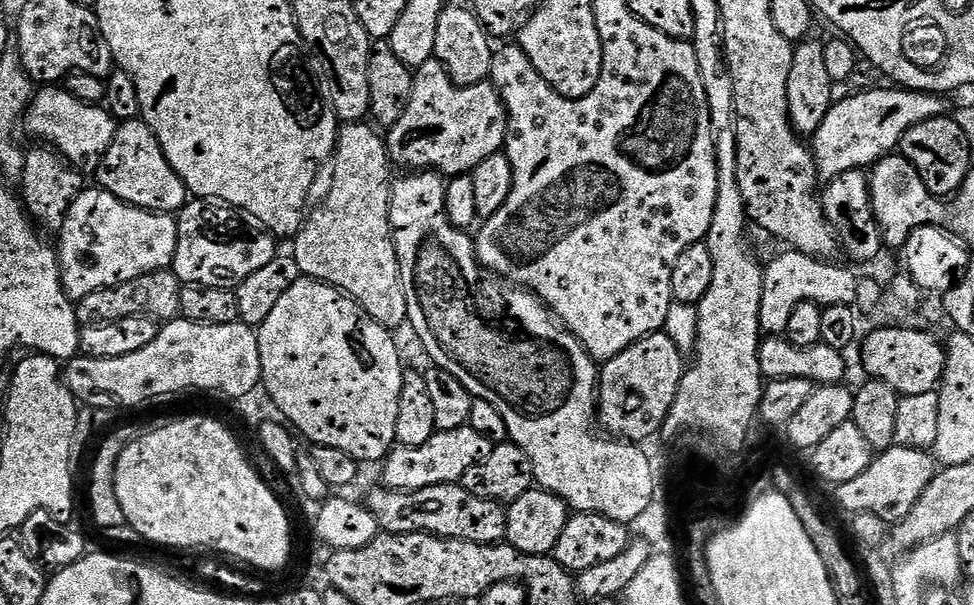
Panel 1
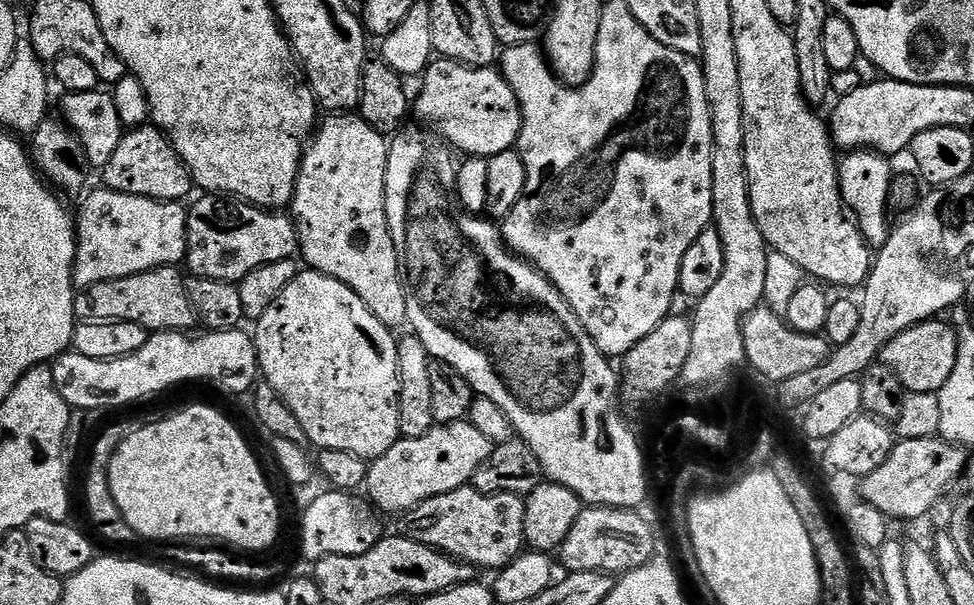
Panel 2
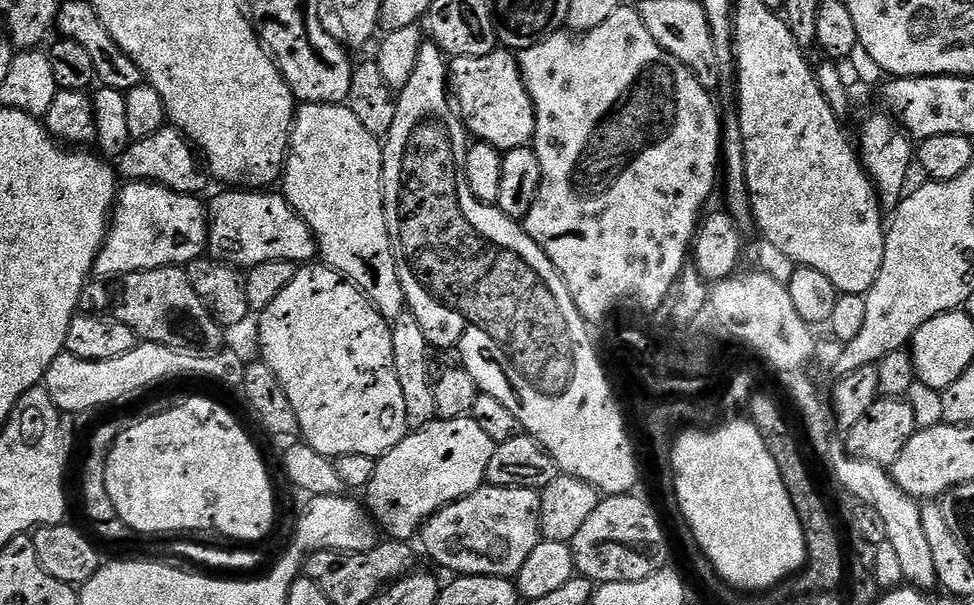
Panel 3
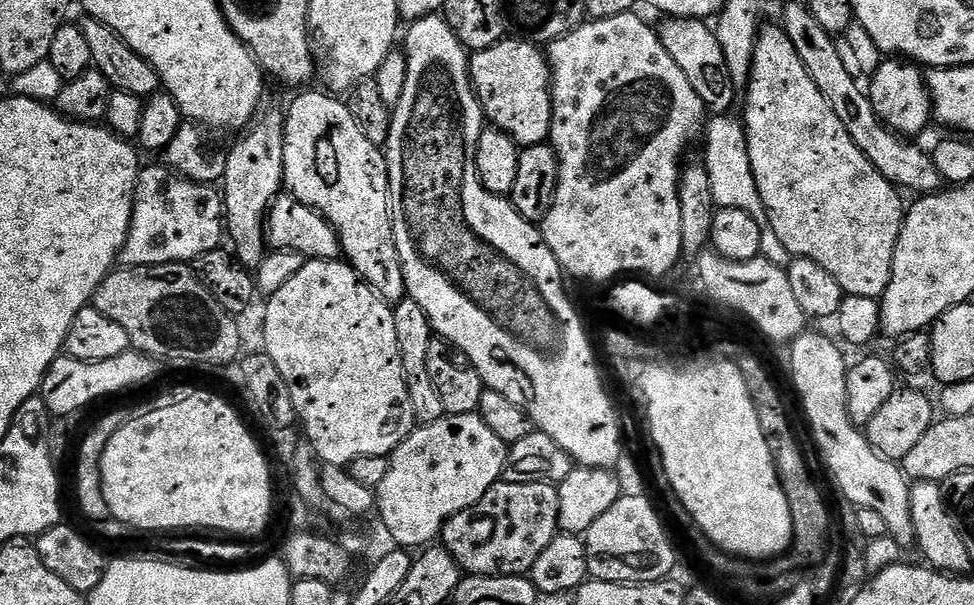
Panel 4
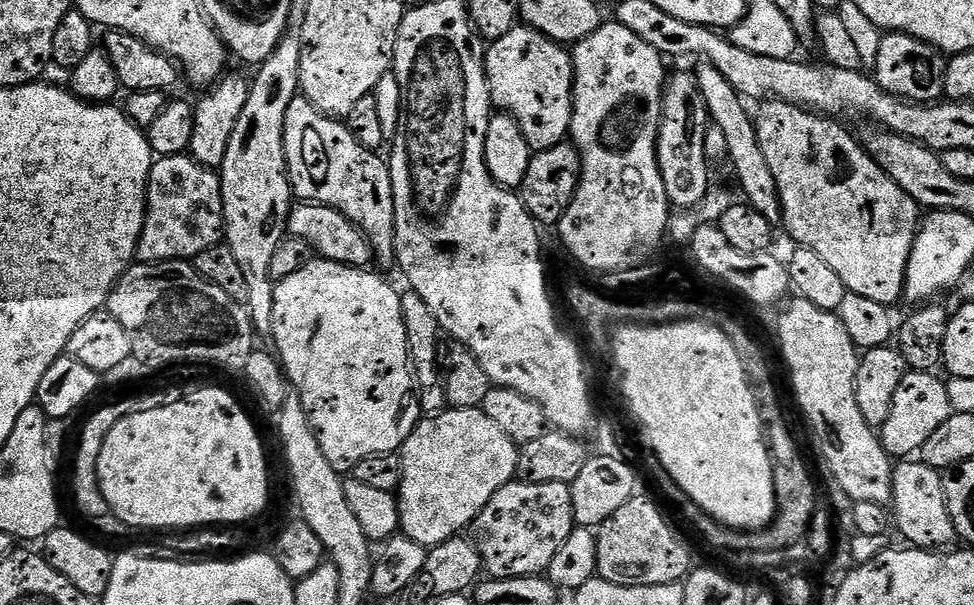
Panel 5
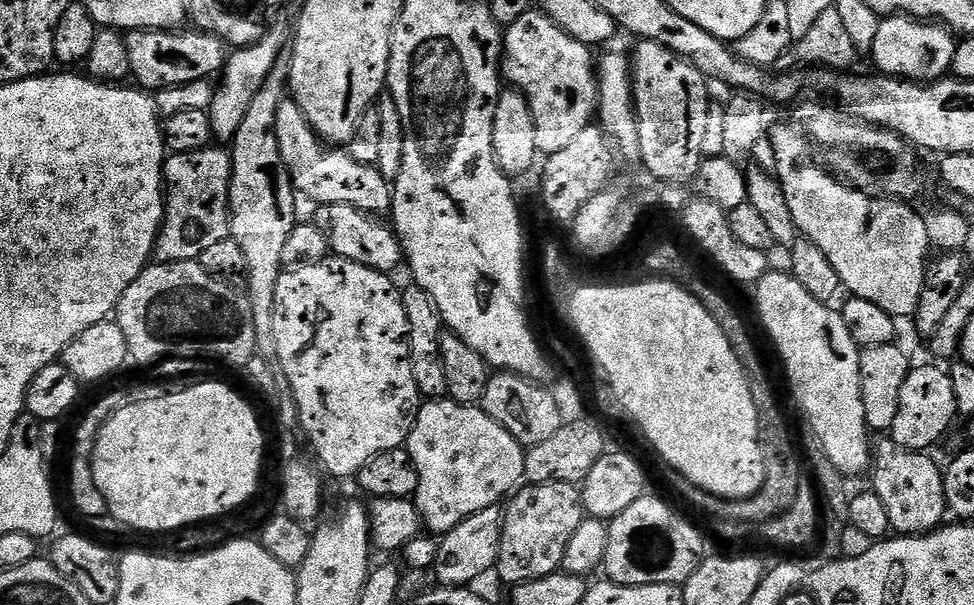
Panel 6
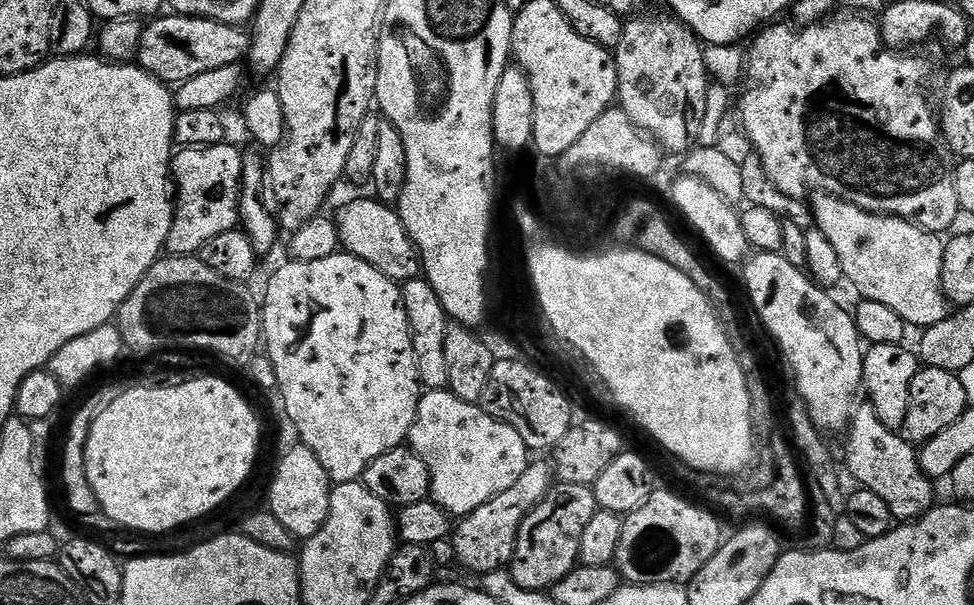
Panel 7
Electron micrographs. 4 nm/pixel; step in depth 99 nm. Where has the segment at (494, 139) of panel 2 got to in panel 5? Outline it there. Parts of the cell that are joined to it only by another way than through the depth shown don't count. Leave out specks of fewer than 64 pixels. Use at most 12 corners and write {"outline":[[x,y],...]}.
{"outline":[[511,28],[484,69],[493,109],[533,153],[572,130],[572,54]]}

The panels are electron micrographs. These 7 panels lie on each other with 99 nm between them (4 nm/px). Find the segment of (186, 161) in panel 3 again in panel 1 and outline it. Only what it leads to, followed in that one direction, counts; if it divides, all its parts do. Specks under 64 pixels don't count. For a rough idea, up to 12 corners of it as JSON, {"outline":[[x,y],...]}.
{"outline":[[123,121],[94,176],[114,198],[176,214],[188,187],[154,130]]}

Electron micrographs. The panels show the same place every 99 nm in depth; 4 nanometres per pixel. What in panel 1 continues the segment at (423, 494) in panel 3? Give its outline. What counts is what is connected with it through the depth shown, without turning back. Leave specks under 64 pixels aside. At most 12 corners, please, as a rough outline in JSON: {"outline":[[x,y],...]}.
{"outline":[[470,427],[393,447],[383,483],[399,492],[455,484],[492,444]]}

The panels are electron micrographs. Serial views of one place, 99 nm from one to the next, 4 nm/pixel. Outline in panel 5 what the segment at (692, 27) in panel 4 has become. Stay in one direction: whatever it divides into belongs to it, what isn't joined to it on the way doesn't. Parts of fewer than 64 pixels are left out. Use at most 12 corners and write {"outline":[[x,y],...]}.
{"outline":[[700,62],[696,85],[728,147],[743,199],[773,226],[780,195],[753,113]]}

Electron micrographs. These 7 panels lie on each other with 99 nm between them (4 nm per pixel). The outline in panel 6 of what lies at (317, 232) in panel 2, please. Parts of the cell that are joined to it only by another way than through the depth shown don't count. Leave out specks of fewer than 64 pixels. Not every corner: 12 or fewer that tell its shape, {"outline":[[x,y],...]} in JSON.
{"outline":[[295,99],[276,137],[295,191],[313,205],[391,213],[375,166],[321,140]]}

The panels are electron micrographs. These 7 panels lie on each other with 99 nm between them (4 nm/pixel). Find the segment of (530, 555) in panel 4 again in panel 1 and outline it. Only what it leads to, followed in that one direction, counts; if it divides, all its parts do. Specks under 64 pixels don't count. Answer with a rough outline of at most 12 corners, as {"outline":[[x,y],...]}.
{"outline":[[458,482],[369,490],[385,533],[505,543],[507,507]]}

